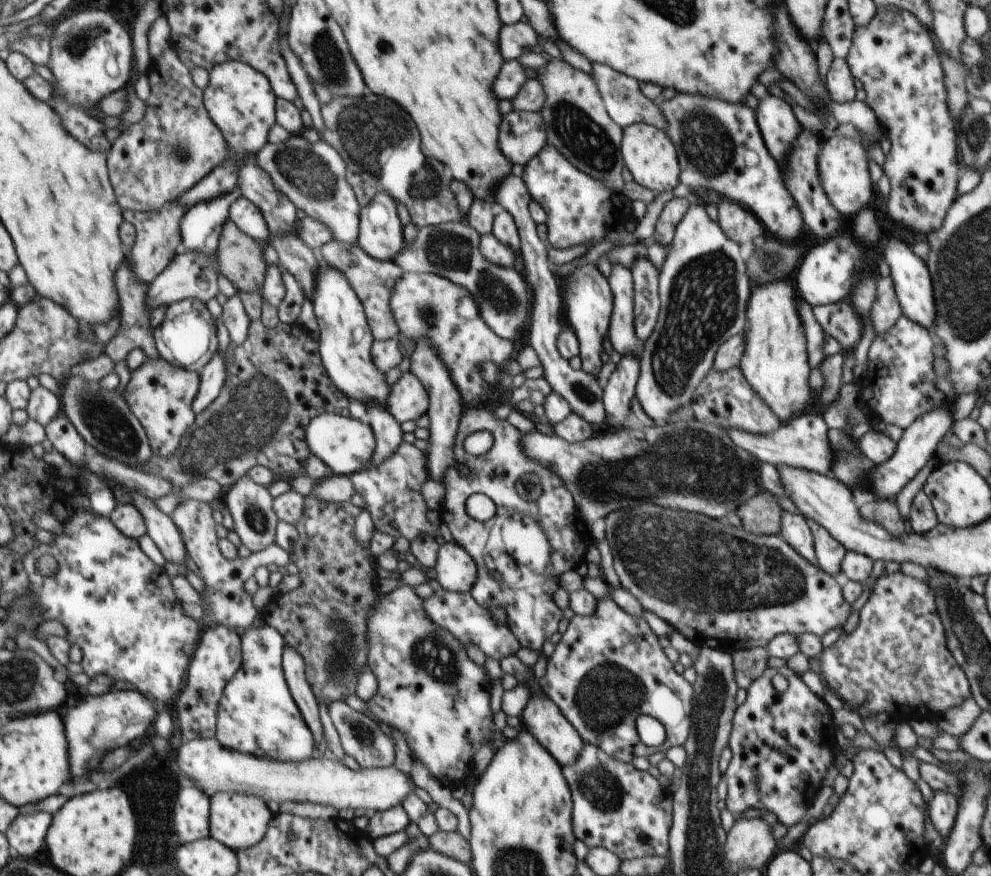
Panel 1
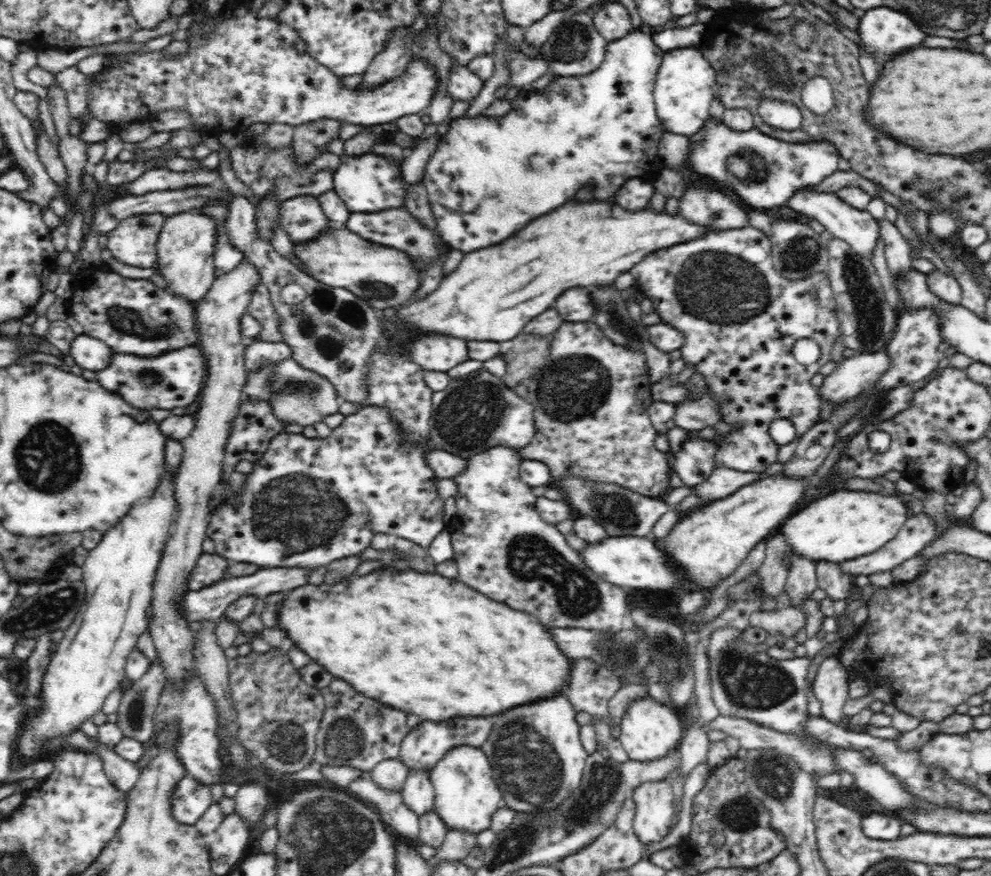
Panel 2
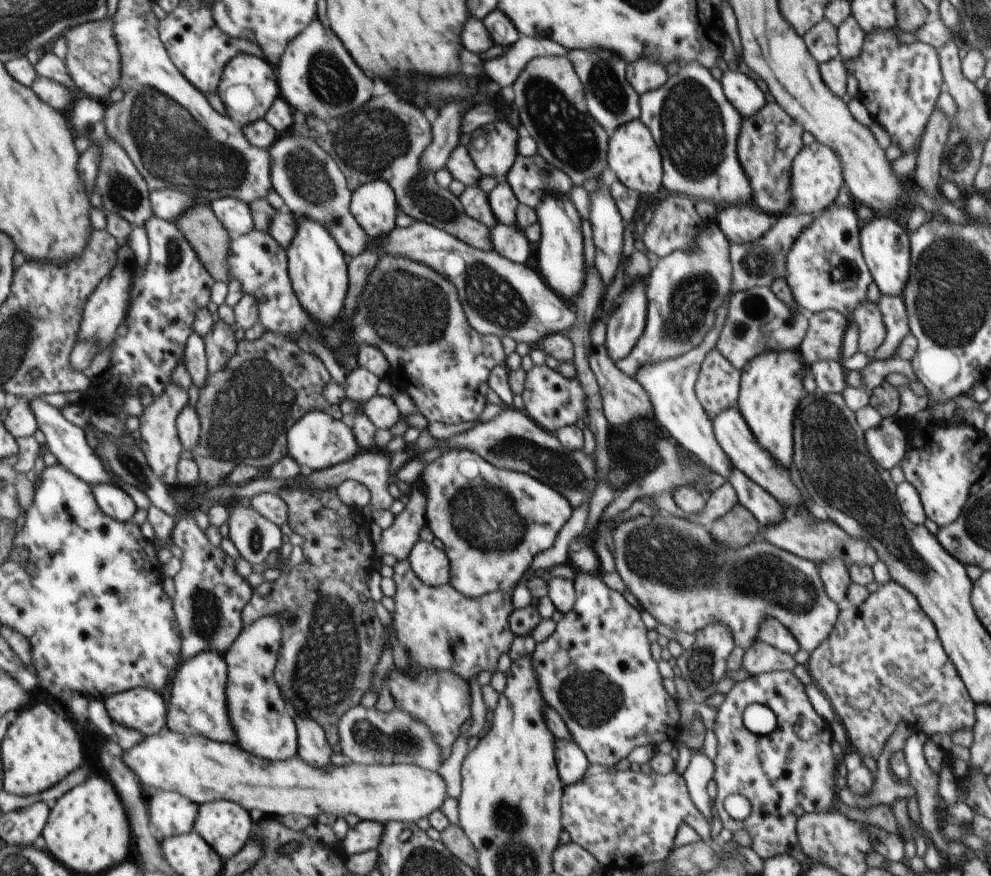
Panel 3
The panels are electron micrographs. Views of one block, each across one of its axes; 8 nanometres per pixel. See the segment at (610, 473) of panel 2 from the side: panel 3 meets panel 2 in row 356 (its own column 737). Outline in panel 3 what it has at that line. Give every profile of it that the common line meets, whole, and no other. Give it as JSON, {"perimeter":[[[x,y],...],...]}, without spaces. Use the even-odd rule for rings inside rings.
{"perimeter":[[[662,512],[638,515],[613,528],[614,551],[611,553],[616,571],[629,592],[637,598],[640,608],[649,612],[660,624],[692,634],[705,626],[722,623],[732,635],[735,646],[741,646],[745,651],[754,637],[755,621],[774,617],[794,635],[802,649],[813,652],[831,633],[840,612],[839,606],[825,591],[817,564],[766,540],[753,541],[737,549],[716,549],[709,530],[686,517]]]}

